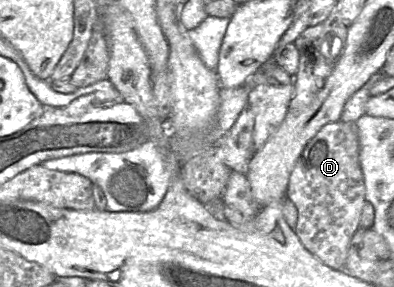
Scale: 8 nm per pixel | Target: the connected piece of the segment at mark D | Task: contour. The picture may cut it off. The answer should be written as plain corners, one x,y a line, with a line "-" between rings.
338,120
336,122
327,124
323,126
317,132
317,134
307,143
304,150
300,154
289,176
289,183
286,190
285,199
292,202
298,210
298,221
294,229
296,235
298,236
298,238
300,239
304,247
311,254
313,254
325,265
335,270
345,270
348,245
352,236
360,228
359,221
361,217
361,212
362,212
363,205
366,202
365,183
363,179
362,169
360,166
359,154
360,154
360,145
359,145
358,133
356,130
355,123

